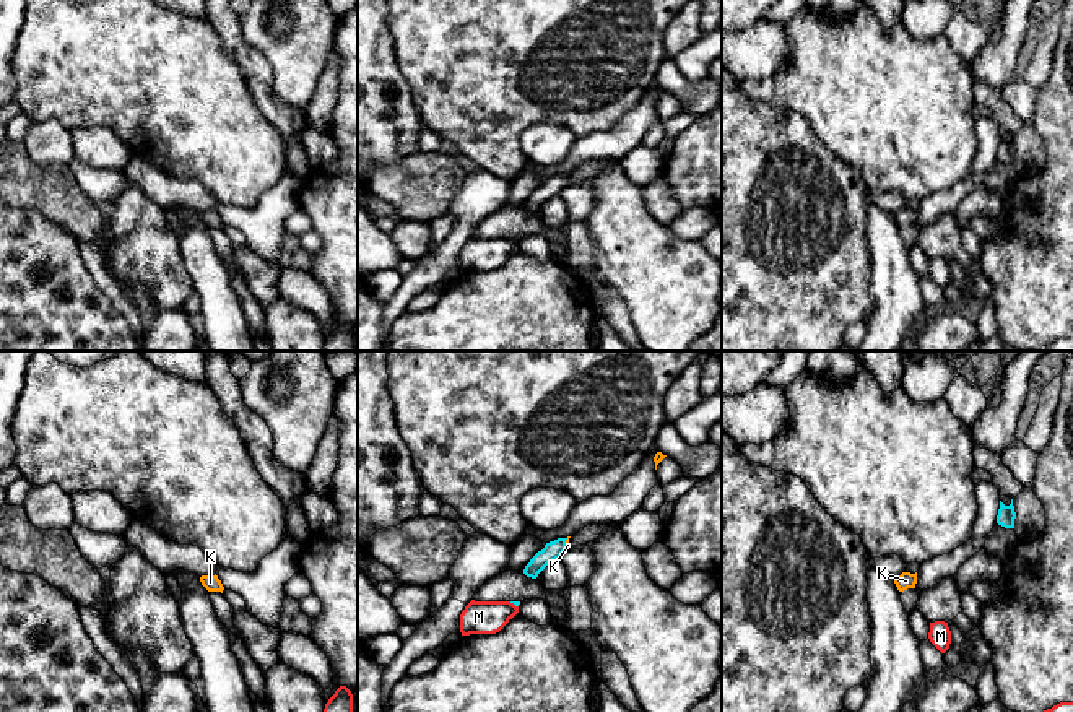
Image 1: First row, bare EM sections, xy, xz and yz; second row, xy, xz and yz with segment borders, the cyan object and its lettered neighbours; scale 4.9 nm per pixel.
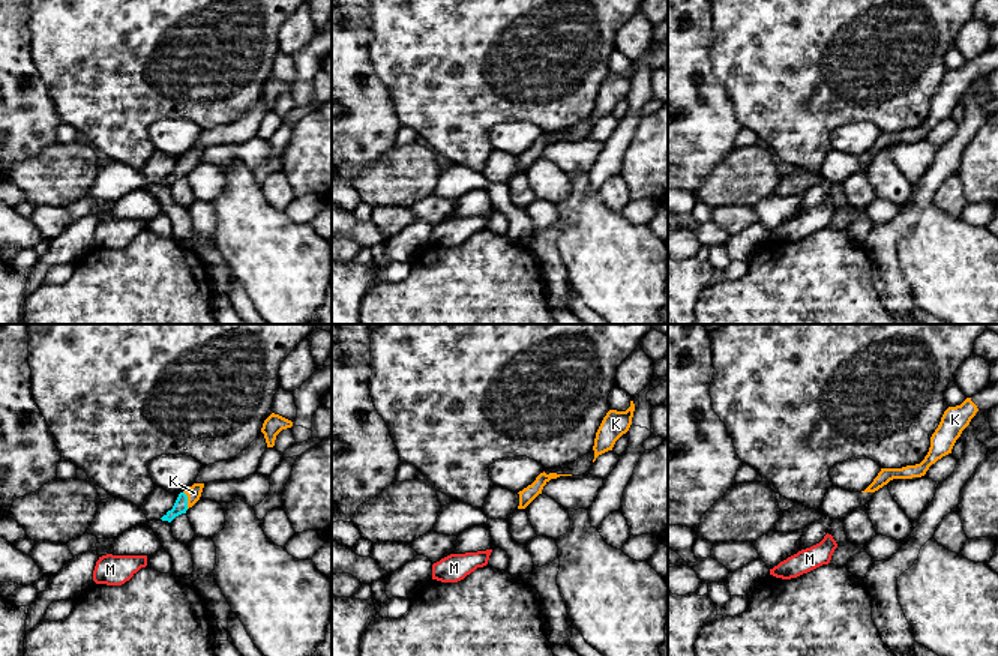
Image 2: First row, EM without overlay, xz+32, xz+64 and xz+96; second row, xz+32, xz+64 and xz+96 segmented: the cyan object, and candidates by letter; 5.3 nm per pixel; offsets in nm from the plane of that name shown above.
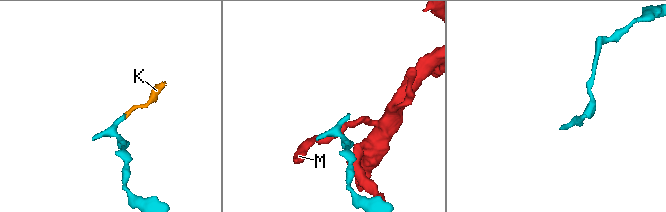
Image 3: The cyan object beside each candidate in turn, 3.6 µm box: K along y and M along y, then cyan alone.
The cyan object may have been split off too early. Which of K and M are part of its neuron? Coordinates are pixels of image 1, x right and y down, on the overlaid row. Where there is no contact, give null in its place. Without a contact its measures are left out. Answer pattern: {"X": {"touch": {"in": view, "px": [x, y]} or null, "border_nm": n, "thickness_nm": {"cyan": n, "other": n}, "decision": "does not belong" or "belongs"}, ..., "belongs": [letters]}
{"K": {"touch": {"in": "xz", "px": [564, 543]}, "border_nm": 60, "thickness_nm": {"cyan": 90, "other": 30}, "decision": "belongs"}, "M": {"touch": {"in": "xz", "px": [514, 603]}, "border_nm": 50, "thickness_nm": {"cyan": 20, "other": 160}, "decision": "does not belong"}, "belongs": ["K"]}

